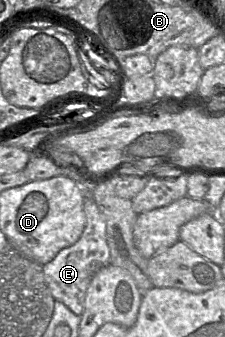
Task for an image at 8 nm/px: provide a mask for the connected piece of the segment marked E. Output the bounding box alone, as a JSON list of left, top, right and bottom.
[43,196,110,316]

